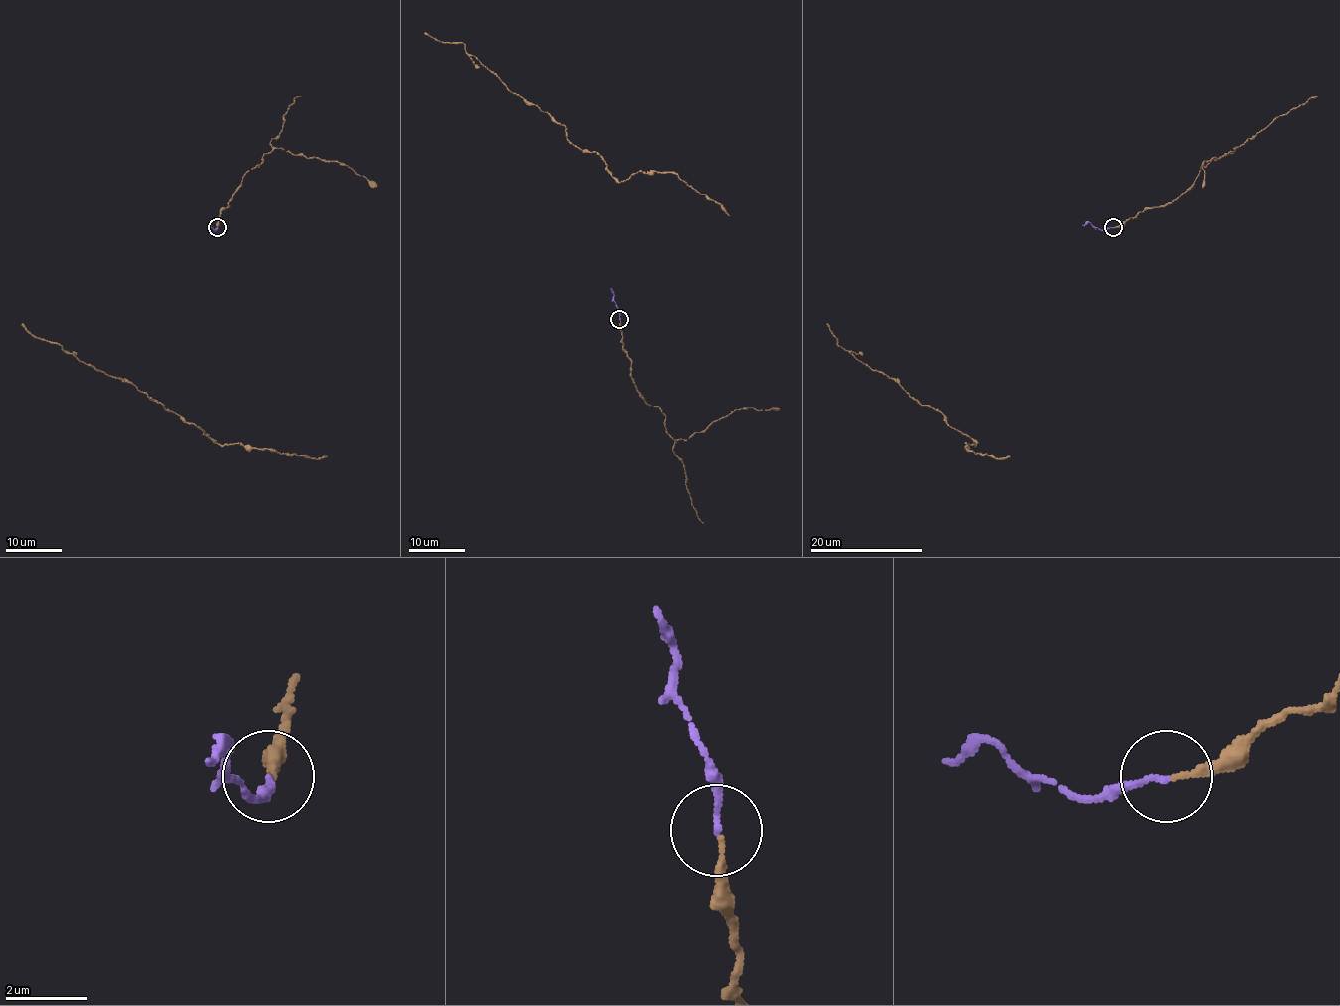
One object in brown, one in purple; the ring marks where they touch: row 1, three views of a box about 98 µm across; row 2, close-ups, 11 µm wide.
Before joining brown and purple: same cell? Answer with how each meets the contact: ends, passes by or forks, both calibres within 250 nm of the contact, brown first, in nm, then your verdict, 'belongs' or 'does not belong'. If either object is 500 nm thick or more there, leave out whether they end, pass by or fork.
brown ends there; purple ends there; 160 nm thick on the brown side, 150 nm on the other; belongs

